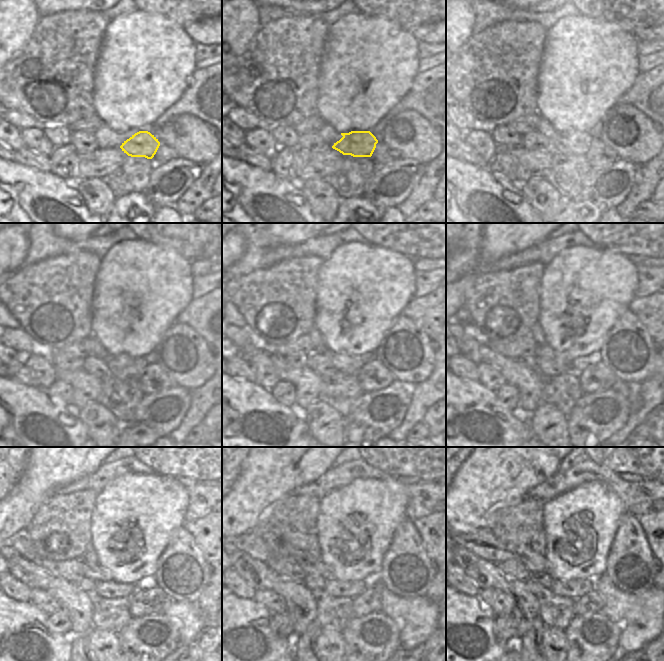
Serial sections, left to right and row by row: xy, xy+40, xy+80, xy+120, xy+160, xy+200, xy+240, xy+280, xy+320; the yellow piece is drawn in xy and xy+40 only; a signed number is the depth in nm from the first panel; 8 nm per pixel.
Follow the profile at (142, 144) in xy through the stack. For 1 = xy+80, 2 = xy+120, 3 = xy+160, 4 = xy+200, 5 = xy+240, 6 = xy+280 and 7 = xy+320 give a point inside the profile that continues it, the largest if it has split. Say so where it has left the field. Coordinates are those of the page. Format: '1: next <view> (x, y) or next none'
1: next xy+80 (573, 142)
2: next xy+120 (121, 366)
3: next xy+160 (348, 364)
4: next xy+200 (545, 350)
5: next xy+240 (95, 572)
6: next xy+280 (251, 543)
7: next xy+320 (483, 543)

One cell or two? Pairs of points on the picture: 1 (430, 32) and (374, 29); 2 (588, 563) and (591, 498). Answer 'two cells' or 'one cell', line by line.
1: two cells
2: one cell

